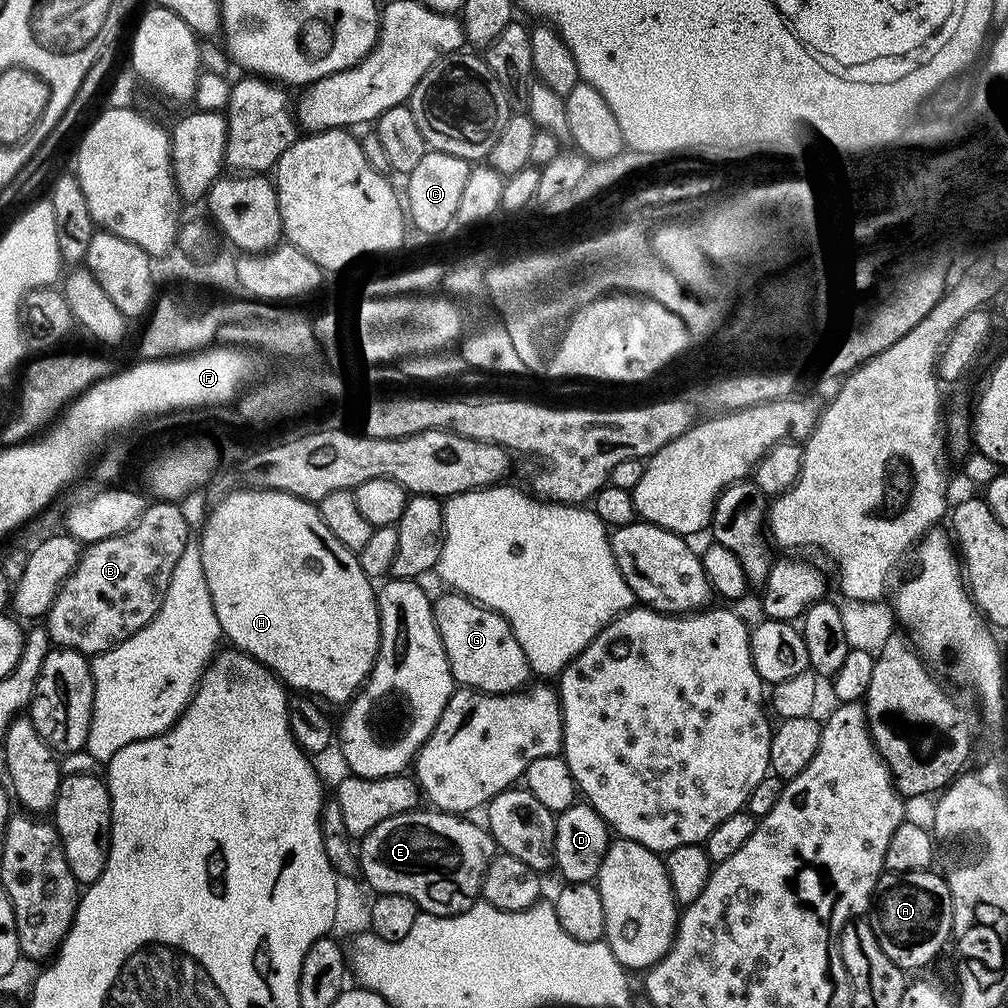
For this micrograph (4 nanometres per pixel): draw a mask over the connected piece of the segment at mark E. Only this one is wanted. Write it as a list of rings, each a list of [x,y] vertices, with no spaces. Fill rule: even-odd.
[[[413,810],[411,812],[403,812],[397,816],[386,818],[385,821],[378,822],[372,830],[370,830],[358,844],[358,868],[362,873],[362,880],[365,885],[373,893],[379,894],[385,892],[386,894],[406,894],[406,898],[413,900],[419,907],[421,913],[429,916],[457,916],[466,910],[470,910],[481,899],[480,887],[482,886],[482,878],[486,874],[486,866],[490,866],[490,862],[498,854],[496,841],[493,840],[492,835],[489,834],[487,827],[478,825],[472,821],[472,818],[465,818],[460,814],[453,814],[451,812],[441,812],[439,810]]]

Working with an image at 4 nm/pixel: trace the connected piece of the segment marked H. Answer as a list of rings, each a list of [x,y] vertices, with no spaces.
[[[243,486],[219,497],[221,500],[212,508],[212,513],[204,520],[204,529],[200,532],[198,547],[202,554],[202,570],[206,570],[206,586],[210,586],[210,598],[214,602],[214,614],[218,614],[218,626],[223,639],[228,640],[237,652],[245,652],[252,656],[262,666],[279,678],[289,689],[300,694],[319,698],[325,705],[347,705],[355,698],[360,687],[368,681],[368,675],[376,661],[380,649],[380,609],[378,607],[378,592],[373,581],[368,579],[362,570],[357,553],[351,552],[334,533],[322,522],[319,507],[311,500],[303,500],[289,492],[279,492],[269,488],[245,488]]]

